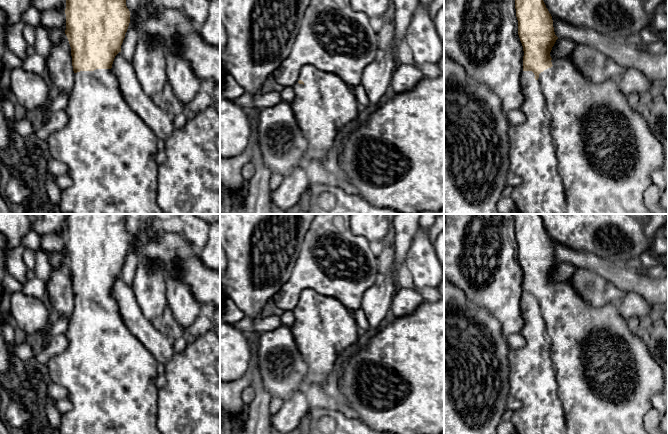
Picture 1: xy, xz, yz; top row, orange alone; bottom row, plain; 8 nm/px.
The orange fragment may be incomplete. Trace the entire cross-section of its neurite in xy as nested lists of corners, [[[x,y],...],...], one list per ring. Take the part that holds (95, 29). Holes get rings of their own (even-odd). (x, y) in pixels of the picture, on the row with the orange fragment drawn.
[[[66,0],[66,30],[65,34],[71,47],[72,66],[74,71],[74,85],[71,90],[70,101],[65,109],[69,122],[67,125],[53,132],[46,140],[48,155],[54,160],[64,163],[68,167],[68,176],[72,184],[62,190],[60,198],[61,213],[72,214],[164,214],[157,204],[158,190],[158,165],[155,162],[157,152],[157,137],[144,121],[127,105],[118,84],[118,80],[112,71],[115,56],[121,52],[121,45],[125,38],[129,23],[130,11],[126,6],[126,0]]]

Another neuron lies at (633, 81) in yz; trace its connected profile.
[[[629,68],[618,82],[621,92],[626,97],[632,93],[636,93],[640,96],[649,91],[653,85],[653,82],[636,68]]]

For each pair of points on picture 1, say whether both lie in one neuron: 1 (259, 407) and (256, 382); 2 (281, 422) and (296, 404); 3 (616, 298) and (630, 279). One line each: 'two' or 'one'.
1: one
2: one
3: two

